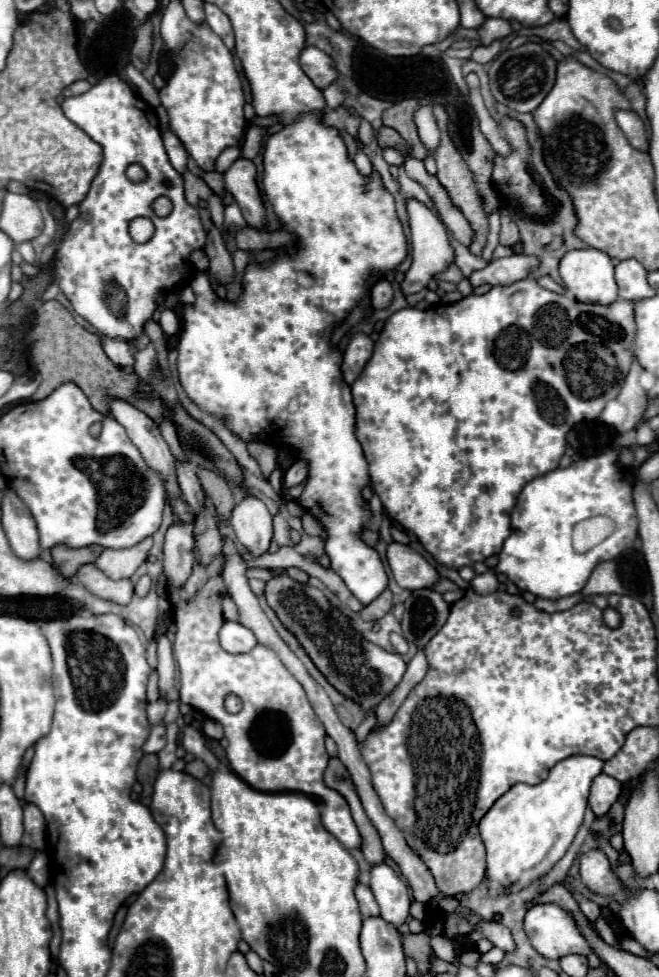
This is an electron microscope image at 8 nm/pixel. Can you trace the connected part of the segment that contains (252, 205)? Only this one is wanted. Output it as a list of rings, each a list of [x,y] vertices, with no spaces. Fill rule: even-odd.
[[[244,157],[236,159],[224,173],[224,183],[226,183],[226,189],[232,193],[232,197],[236,199],[238,207],[242,209],[246,223],[250,227],[262,229],[266,221],[266,211],[256,187],[254,163]]]

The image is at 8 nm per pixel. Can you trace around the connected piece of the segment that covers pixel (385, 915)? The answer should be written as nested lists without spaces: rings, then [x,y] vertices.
[[[388,863],[374,865],[370,871],[370,889],[380,905],[380,917],[394,927],[406,923],[410,915],[410,895],[406,883]]]

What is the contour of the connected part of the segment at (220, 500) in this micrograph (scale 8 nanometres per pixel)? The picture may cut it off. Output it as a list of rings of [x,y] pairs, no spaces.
[[[200,471],[200,485],[202,485],[202,491],[206,493],[206,499],[212,501],[212,505],[216,507],[216,513],[222,521],[226,521],[234,509],[234,495],[232,495],[232,489],[228,487],[228,483],[220,477],[216,477],[214,473],[210,471]]]

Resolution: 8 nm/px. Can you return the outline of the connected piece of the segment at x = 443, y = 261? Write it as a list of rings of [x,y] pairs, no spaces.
[[[406,199],[406,211],[408,211],[408,223],[410,223],[410,239],[412,239],[412,267],[408,269],[404,283],[402,283],[402,291],[404,295],[410,293],[418,293],[422,289],[426,289],[428,281],[446,271],[448,265],[454,263],[454,249],[452,243],[448,239],[448,229],[446,225],[440,221],[440,217],[426,207],[424,203],[416,201],[416,199]]]

